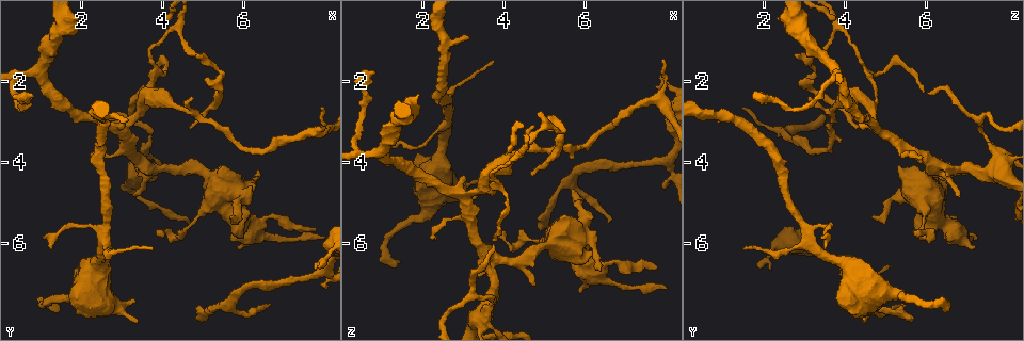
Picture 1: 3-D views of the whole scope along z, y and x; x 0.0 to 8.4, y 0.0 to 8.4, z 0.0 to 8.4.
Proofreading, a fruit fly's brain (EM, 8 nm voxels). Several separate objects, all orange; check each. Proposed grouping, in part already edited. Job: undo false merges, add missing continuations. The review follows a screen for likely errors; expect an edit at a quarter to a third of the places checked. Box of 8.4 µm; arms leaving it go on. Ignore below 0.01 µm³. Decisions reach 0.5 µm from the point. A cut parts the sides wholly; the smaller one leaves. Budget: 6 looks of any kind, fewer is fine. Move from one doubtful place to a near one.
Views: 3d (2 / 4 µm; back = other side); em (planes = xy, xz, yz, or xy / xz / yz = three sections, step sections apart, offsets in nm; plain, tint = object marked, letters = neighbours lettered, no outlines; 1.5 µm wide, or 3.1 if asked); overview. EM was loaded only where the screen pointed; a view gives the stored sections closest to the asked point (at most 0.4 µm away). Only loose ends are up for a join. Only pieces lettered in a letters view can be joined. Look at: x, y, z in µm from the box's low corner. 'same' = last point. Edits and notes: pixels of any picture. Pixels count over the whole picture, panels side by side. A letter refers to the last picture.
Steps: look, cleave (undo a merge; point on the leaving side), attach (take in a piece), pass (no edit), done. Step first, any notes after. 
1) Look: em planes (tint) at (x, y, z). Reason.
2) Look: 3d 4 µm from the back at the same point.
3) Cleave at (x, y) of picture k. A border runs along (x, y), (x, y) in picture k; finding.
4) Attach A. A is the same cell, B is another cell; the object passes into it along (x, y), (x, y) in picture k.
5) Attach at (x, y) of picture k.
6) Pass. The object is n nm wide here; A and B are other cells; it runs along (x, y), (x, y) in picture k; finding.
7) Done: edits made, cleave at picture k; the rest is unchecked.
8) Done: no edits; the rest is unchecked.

Look: 3d 4 µm at (3.80, 1.95, 4.65). Calibre changes.

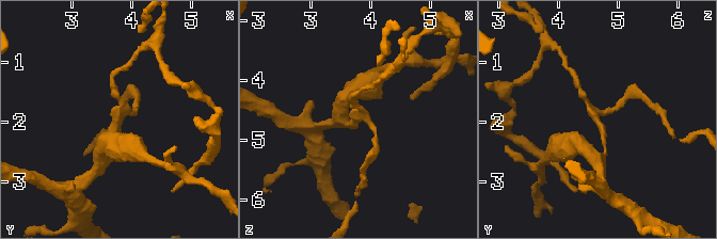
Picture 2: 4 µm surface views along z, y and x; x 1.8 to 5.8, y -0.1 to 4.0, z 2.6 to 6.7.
Look: em yz step 8 (tint) at (3.75, 1.95, 4.65). 3 arms meet here; need the tissue.

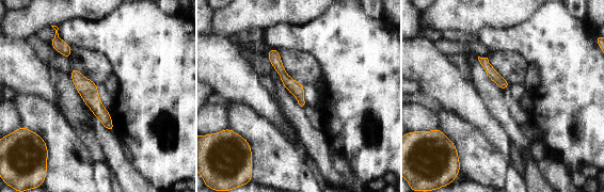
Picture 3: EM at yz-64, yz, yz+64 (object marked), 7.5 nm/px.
Look: em planes (letters) at the same point. Another direction.

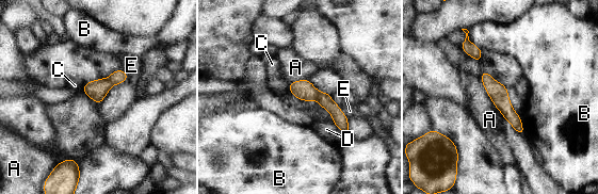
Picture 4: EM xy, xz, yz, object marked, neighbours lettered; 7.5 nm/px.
Cleave at (324, 99) of picture 4. The object is 140 nm wide here; the longest contact is with A, 380 nm; A, B, C, D and E are other cells; a second cell is stuck on.

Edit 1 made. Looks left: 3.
Look: overview.

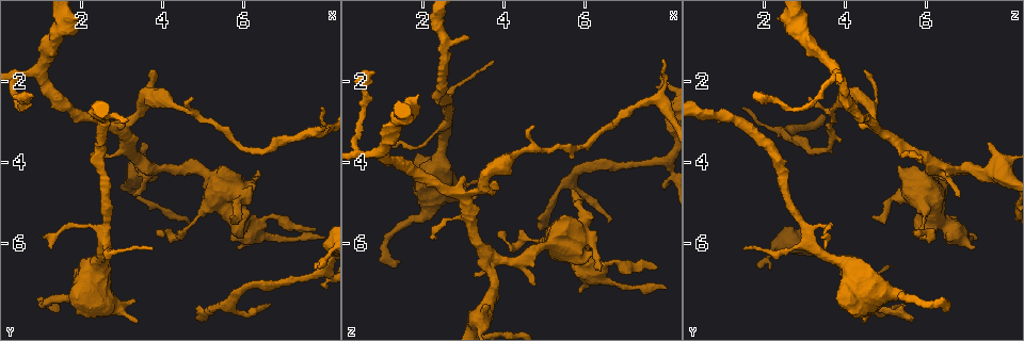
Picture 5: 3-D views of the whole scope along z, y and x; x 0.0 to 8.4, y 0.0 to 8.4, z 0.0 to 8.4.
Look: em xy step 4 (letters) at (1.45, 7.65, 6.40). An open end.

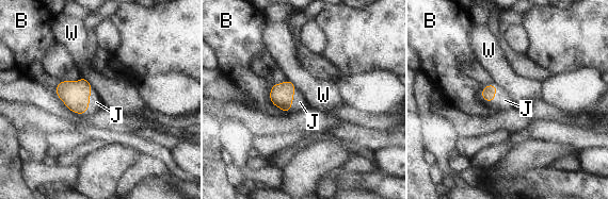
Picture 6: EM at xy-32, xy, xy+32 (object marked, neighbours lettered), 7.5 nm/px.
Attach at (96, 102) of picture 6. J is the same cell, B and W are other cells; the object passes into it along (76, 95), (89, 99), (96, 102) in picture 6; it goes on there.

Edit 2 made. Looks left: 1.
Look: em 3.1 µm xy step 8 (letters) at (6.65, 7.55, 5.40). Branch stops here.

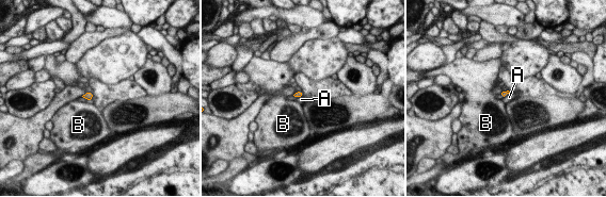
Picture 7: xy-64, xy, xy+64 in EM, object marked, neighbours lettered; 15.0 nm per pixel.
Attach at (301, 99) of picture 7. A is the same cell, B is another cell; the object passes into it along (298, 94), (299, 96), (301, 99) in picture 7; it goes on there.

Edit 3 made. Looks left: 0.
Done: edits made, cleave at picture 4, attach at picture 6, attach at picture 7; the rest is unchecked.

